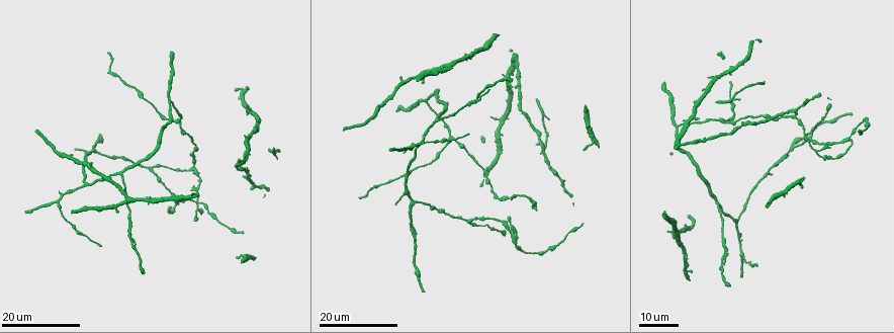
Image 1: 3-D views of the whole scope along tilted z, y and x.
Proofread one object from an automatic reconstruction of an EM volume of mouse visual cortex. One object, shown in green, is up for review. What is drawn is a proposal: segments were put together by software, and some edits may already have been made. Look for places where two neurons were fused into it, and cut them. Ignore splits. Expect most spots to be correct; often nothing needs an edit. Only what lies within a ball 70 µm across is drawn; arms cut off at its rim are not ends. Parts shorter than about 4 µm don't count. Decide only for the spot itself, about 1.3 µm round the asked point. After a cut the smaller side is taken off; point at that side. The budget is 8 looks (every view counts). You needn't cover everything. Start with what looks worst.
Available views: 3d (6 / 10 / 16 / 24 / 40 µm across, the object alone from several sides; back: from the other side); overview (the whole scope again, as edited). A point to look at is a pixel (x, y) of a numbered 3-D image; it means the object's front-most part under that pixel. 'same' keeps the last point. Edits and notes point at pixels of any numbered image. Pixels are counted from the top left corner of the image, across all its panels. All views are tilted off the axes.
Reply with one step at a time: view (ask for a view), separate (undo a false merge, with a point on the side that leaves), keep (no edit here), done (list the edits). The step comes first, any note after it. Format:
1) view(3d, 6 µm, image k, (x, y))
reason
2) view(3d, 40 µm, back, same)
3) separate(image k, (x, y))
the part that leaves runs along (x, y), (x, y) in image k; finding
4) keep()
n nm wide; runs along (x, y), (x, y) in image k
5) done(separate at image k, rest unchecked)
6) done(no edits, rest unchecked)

view(3d, 24 µm, image 1, (848, 140))
a fork

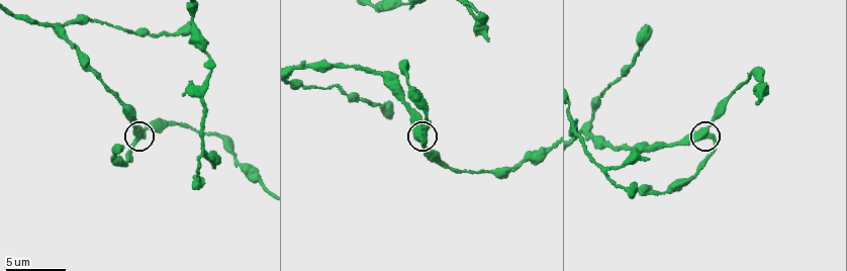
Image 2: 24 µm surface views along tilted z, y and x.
view(3d, 10 µm, image 2, (705, 131))

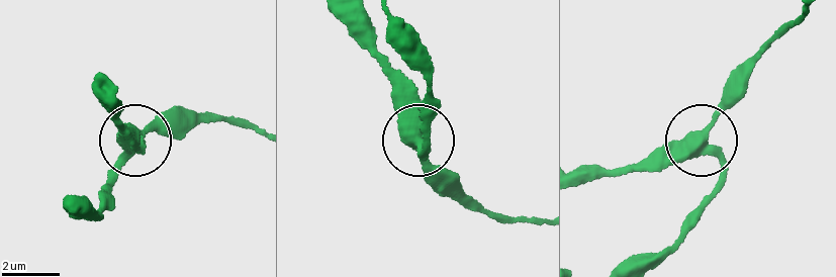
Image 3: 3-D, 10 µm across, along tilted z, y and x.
keep()
side arm 10 µm; runs along (581, 169), (660, 165), (707, 143), (718, 186), (706, 206) in image 3; all the same neuron

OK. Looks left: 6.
view(3d, 24 µm, image 1, (741, 249))

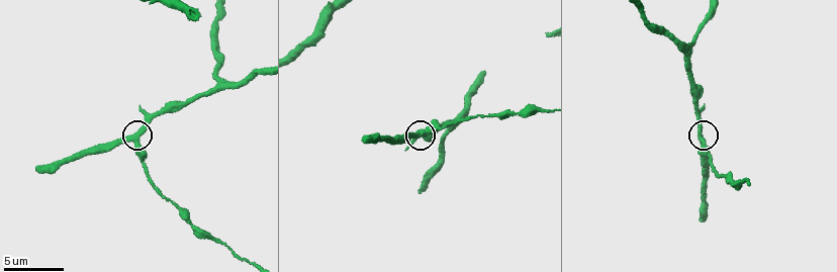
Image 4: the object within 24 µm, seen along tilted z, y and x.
view(3d, 6 µm, image 4, (132, 139))

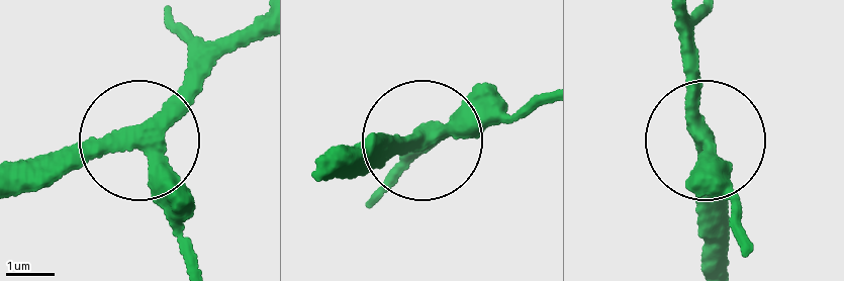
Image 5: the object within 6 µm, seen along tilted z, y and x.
keep()
continuous, no second neuron

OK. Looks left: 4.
view(3d, 16 µm, image 1, (180, 122))
three-way junction

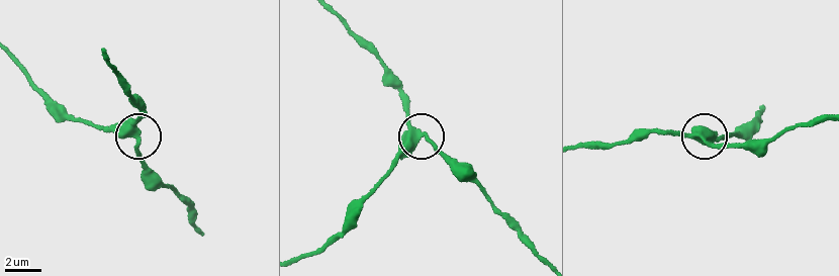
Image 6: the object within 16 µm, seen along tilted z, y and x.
view(3d, 10 µm, image 6, (704, 141))
zoom in

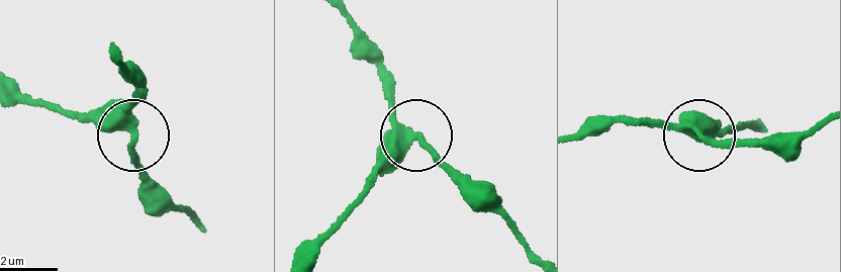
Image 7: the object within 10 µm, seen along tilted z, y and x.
keep()
3 arms; continuous, no second neuron

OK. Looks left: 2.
view(3d, 24 µm, image 1, (415, 201))
arms part here

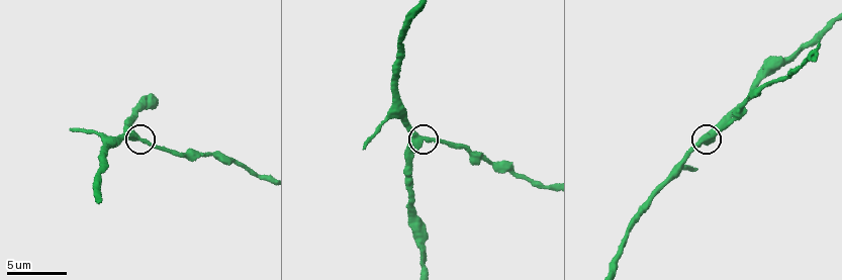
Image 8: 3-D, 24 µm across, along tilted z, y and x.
view(3d, 6 µm, image 8, (419, 143))

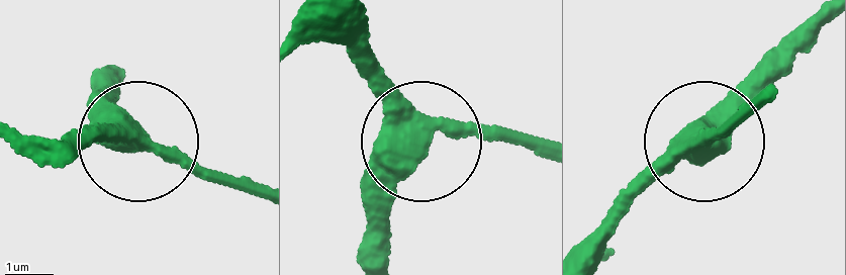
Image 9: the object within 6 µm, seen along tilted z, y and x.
keep()
3 arms; runs along (363, 24), (417, 133), (380, 203), (369, 264) in image 9; all the same neuron

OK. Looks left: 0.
done(no edits, rest unchecked)

